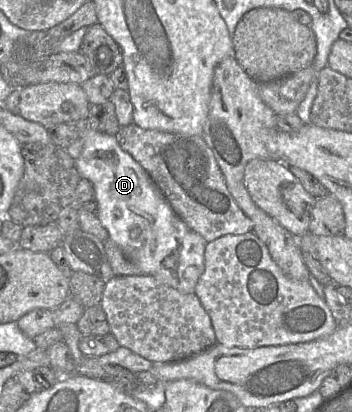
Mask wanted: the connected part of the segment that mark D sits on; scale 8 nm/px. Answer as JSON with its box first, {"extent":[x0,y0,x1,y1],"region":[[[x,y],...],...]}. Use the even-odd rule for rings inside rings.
{"extent":[75,120,207,294],"region":[[[89,120],[76,123],[83,148],[75,166],[80,177],[89,180],[97,201],[96,215],[103,227],[124,256],[137,266],[143,275],[153,276],[162,283],[184,294],[193,294],[196,284],[204,272],[204,252],[207,242],[201,235],[191,230],[173,211],[162,192],[154,184],[146,171],[119,145],[115,135],[99,132],[89,125]]]}

